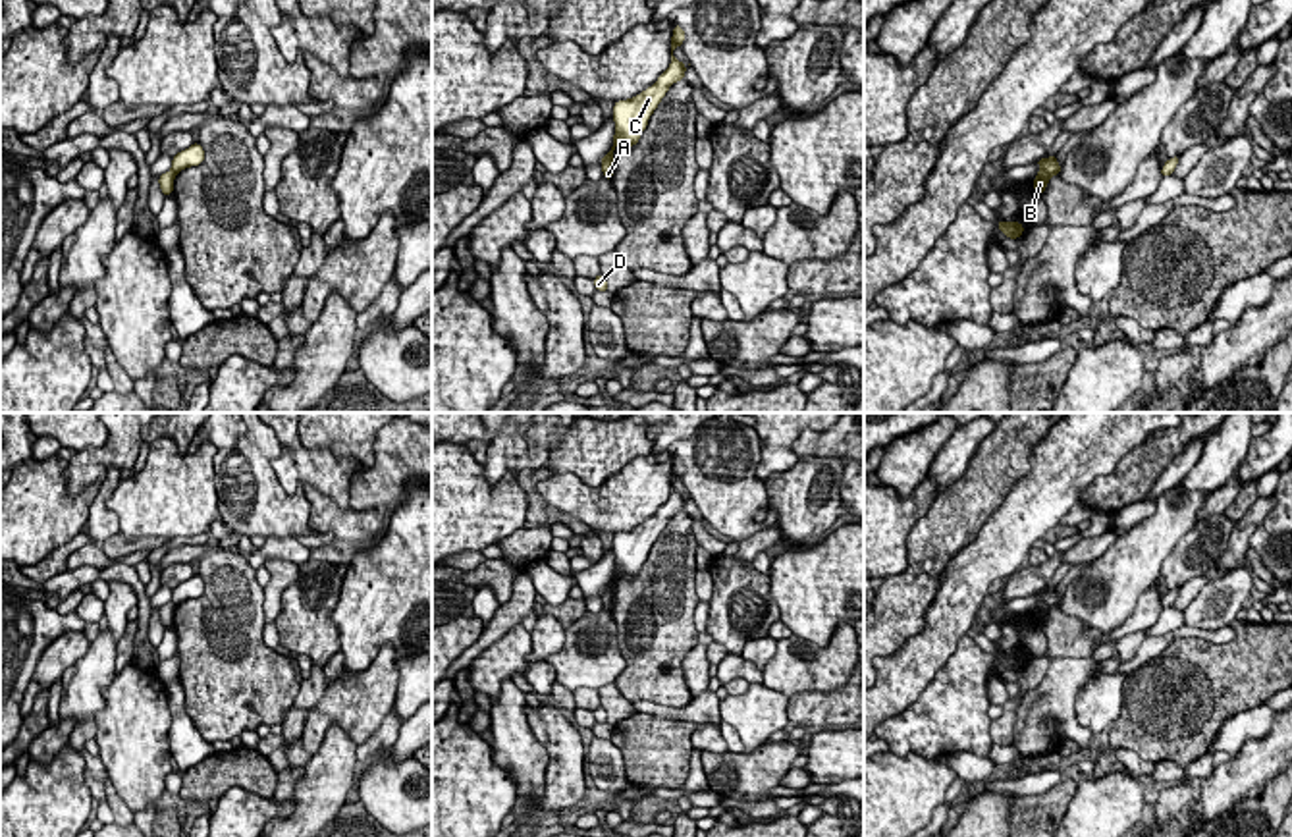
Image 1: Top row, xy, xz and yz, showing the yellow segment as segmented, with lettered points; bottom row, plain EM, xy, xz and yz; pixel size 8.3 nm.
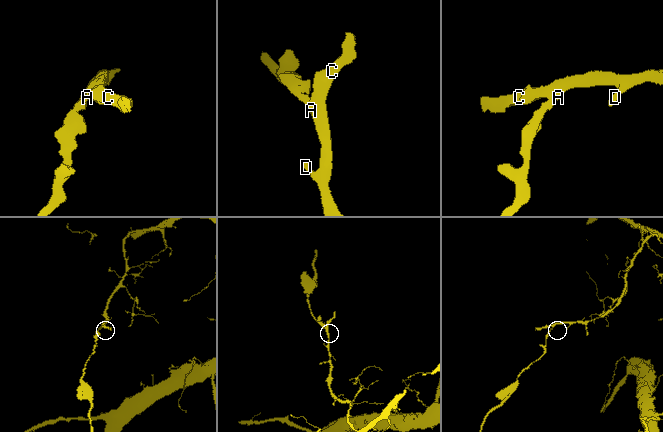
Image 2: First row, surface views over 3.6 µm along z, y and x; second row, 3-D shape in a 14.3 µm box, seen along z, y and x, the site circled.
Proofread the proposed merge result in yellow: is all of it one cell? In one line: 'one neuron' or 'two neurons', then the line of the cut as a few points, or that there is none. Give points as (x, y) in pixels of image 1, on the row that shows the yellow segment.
two neurons | yz (1040, 168), (1049, 176)

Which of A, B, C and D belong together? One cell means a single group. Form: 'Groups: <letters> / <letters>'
Groups: A C D / B

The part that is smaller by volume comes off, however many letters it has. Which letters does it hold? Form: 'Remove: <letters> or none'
Remove: B

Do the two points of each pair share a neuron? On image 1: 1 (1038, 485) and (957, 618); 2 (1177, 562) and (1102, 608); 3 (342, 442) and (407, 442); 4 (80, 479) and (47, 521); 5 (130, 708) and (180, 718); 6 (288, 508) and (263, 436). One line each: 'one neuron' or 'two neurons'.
1: one neuron
2: two neurons
3: two neurons
4: two neurons
5: two neurons
6: one neuron

